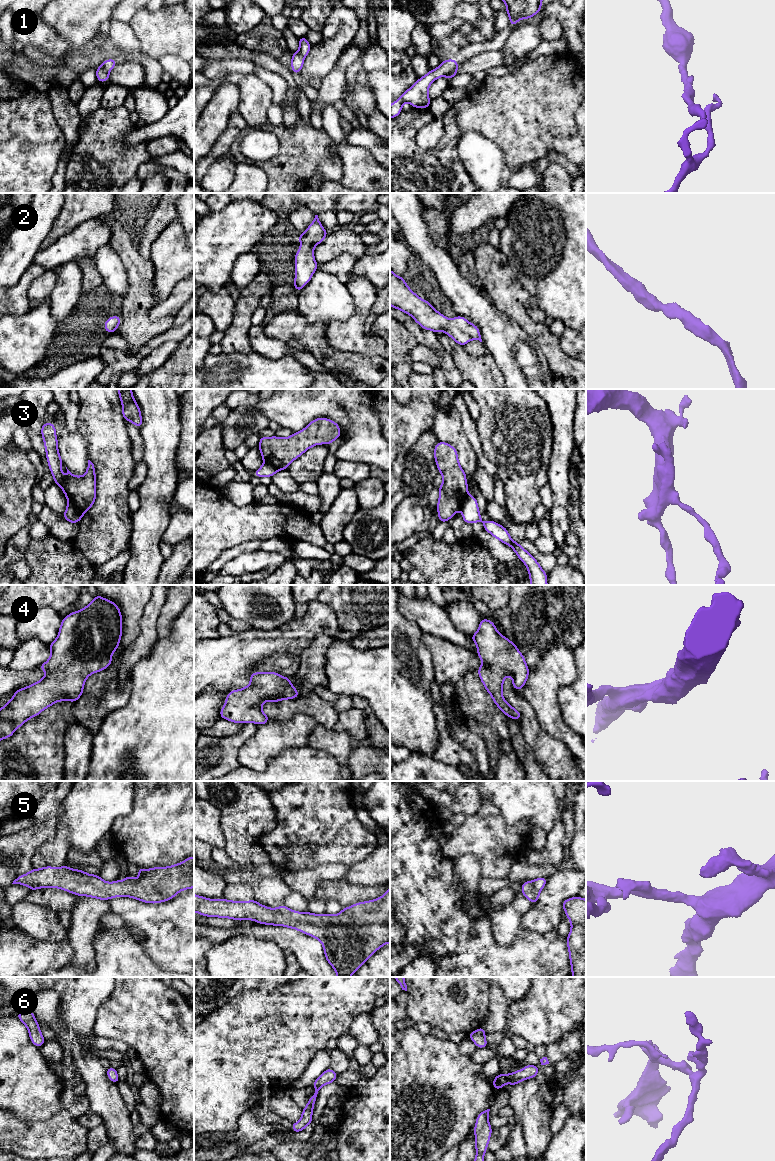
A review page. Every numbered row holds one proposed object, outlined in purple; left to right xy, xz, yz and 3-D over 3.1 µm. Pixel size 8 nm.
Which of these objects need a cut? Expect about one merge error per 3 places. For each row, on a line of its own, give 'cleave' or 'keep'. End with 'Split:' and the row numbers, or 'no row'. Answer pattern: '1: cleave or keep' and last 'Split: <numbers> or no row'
1: cleave
2: keep
3: cleave
4: keep
5: keep
6: keep
Split: 1, 3

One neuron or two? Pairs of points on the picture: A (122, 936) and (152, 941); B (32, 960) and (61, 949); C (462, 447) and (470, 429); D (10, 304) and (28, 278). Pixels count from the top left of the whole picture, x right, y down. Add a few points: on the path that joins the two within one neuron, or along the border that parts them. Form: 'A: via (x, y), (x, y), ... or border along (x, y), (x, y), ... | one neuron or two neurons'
A: border along (125, 927), (149, 956) | two neurons
B: via (39, 956), (54, 955) | one neuron
C: border along (460, 414), (462, 428), (476, 458) | two neurons
D: via (15, 298), (23, 284) | one neuron

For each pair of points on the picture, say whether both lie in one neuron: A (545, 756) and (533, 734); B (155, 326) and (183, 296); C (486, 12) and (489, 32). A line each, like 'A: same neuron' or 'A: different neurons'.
A: same neuron
B: different neurons
C: same neuron

